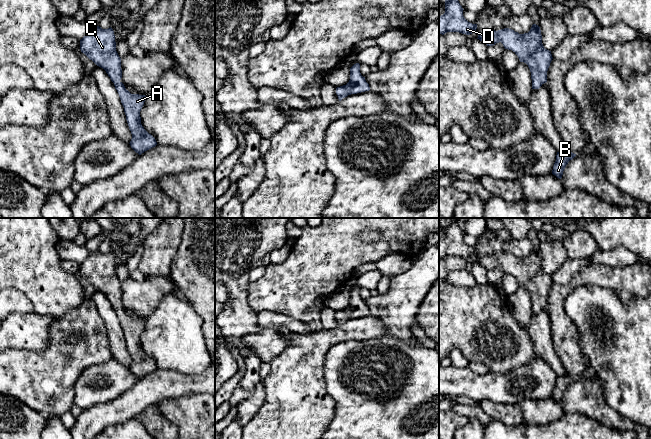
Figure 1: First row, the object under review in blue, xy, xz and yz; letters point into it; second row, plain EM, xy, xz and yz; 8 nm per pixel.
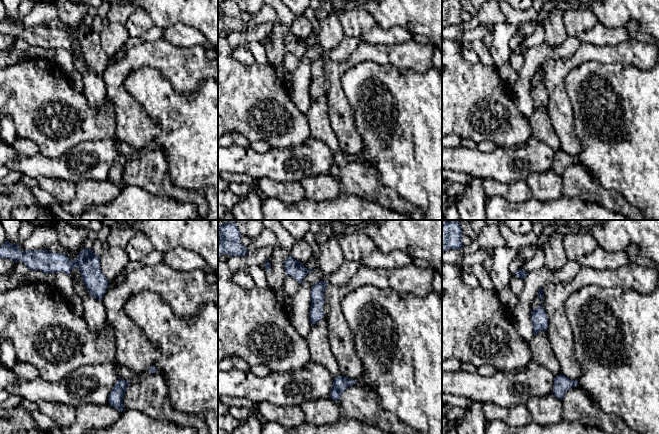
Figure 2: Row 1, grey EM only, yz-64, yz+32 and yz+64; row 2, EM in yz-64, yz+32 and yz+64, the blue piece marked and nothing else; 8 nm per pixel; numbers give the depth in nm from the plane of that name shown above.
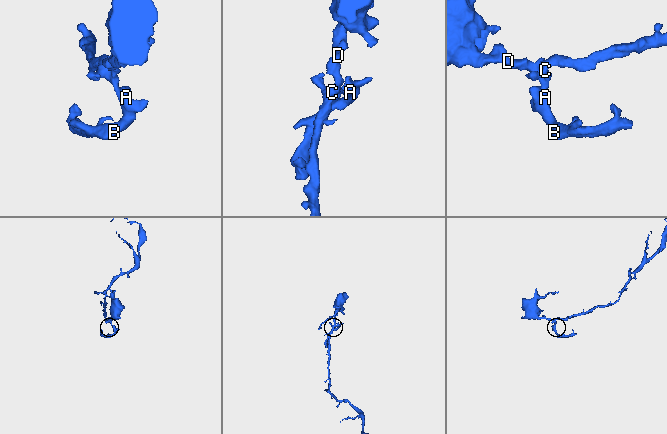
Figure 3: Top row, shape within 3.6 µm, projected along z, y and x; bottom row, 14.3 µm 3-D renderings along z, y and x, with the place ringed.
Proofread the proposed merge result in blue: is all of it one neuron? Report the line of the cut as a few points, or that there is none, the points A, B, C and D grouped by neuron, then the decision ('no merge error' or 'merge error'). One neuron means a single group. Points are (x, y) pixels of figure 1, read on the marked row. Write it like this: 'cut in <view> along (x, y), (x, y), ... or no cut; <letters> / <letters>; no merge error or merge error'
no cut; A B C D; no merge error

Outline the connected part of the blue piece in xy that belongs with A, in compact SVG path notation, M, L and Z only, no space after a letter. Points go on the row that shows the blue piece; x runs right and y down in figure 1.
M91 27L80 40L80 50L97 66L103 68L114 83L121 103L124 107L126 120L132 134L131 148L141 155L155 147L157 142L141 124L140 111L145 102L145 95L131 94L120 81L122 78L121 58L116 51L113 29Z

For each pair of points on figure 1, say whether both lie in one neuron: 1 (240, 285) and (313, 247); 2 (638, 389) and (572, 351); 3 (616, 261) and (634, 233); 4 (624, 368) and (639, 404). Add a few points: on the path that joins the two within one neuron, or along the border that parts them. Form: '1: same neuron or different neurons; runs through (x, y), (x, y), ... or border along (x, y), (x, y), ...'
1: different neurons; border along (250, 282), (247, 288), (247, 303), (249, 306)
2: different neurons; border along (579, 338), (581, 351), (587, 358), (588, 367)
3: different neurons; border along (601, 249), (625, 247), (640, 257)
4: same neuron; runs through (633, 377), (636, 380), (637, 395)

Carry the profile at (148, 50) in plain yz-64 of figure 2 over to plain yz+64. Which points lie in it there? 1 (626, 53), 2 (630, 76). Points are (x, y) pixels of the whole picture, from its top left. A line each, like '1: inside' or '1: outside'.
1: inside
2: outside

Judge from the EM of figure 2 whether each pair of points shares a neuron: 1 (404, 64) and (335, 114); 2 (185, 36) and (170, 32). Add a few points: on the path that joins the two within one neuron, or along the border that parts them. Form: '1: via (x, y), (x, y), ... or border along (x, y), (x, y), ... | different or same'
1: via (377, 55), (357, 56), (335, 76), (335, 87) | same
2: via (181, 35), (174, 34) | same

